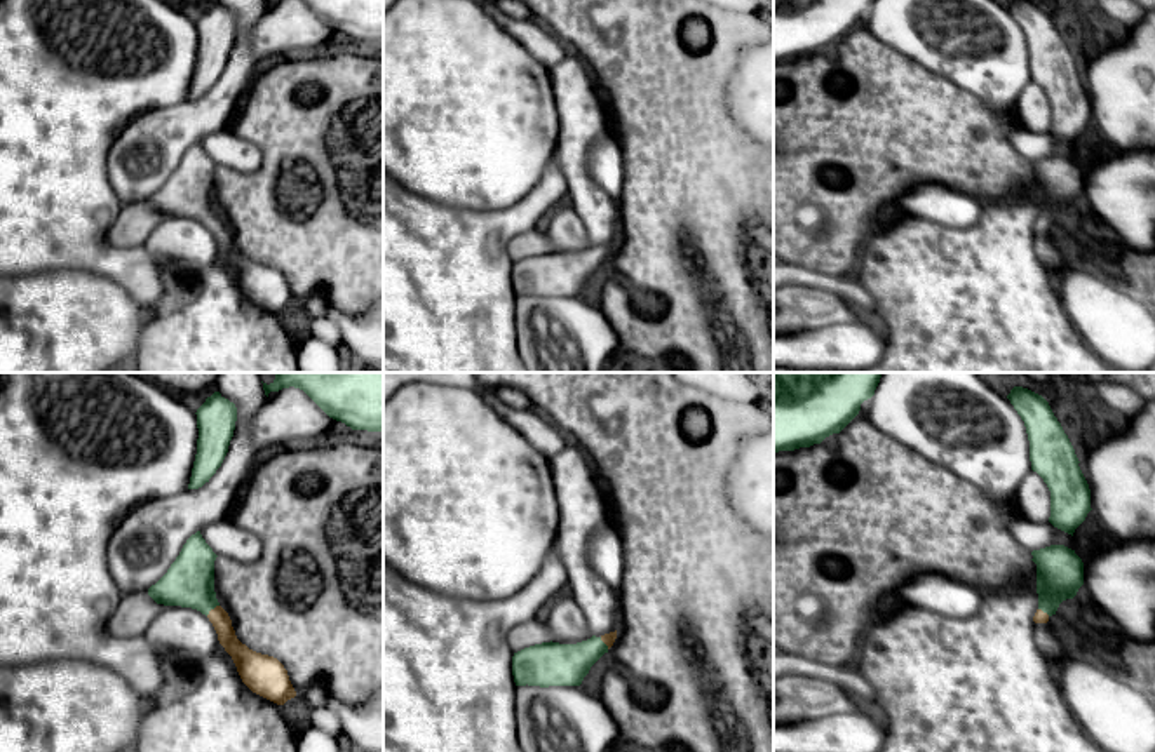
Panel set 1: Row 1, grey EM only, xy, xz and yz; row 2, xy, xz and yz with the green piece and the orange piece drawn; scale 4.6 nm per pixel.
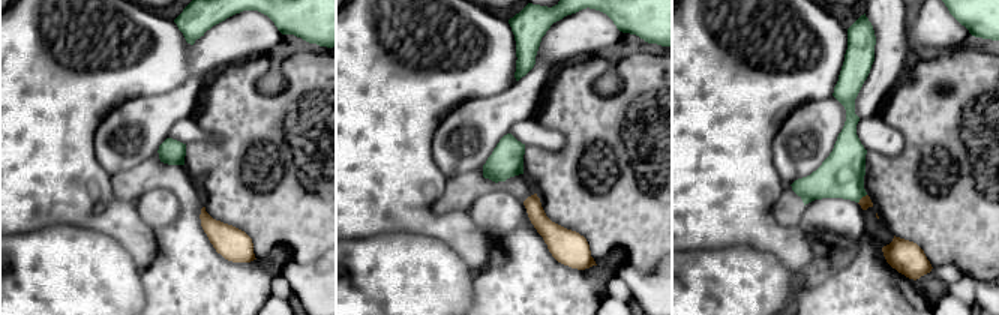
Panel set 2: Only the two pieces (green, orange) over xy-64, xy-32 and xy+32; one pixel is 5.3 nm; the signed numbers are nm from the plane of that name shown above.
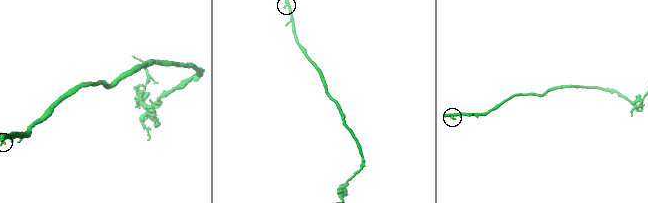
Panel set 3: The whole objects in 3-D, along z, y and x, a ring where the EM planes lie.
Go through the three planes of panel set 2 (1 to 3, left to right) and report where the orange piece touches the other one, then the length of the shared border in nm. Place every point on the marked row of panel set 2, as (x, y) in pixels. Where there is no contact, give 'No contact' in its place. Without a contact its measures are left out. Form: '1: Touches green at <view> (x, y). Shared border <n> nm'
1: No contact
2: No contact
3: Touches green at xy+32 (861, 197). Shared border 70 nm

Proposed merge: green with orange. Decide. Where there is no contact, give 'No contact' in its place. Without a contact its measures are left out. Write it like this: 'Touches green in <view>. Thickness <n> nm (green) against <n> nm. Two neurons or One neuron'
Touches green in xy. Thickness 220 nm (green) against 90 nm. One neuron

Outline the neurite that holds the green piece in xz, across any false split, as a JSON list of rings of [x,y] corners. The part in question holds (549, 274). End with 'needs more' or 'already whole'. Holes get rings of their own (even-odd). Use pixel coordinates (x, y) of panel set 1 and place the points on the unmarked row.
[[[617,240],[577,254],[542,252],[512,266],[516,296],[580,296],[591,277],[613,256]]]; needs more

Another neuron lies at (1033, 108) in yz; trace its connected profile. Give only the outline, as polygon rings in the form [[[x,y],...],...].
[[[1030,82],[1019,96],[1016,118],[1031,132],[1047,132],[1050,127],[1050,101],[1037,82]]]

